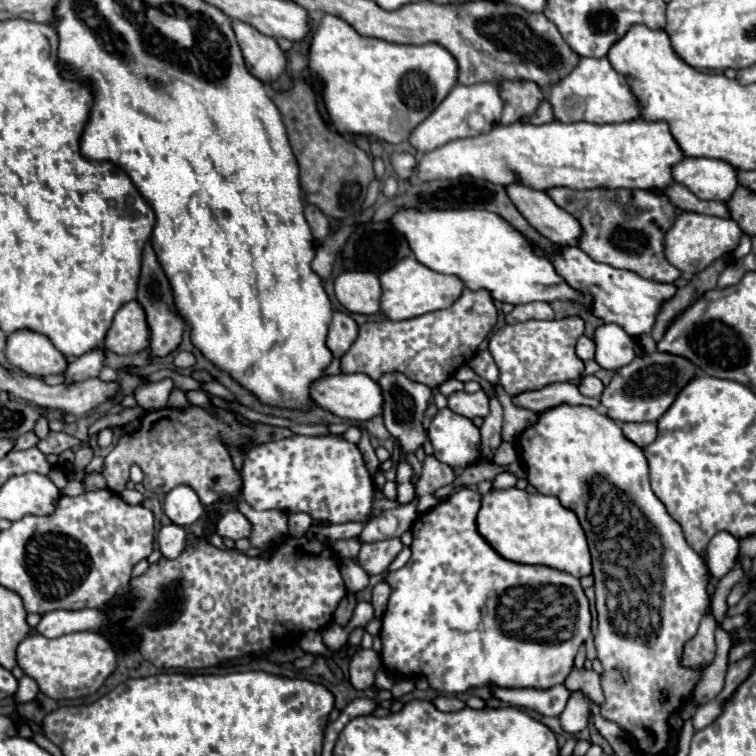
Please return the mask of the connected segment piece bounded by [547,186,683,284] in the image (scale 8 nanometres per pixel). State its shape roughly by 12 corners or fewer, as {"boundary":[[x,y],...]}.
{"boundary":[[651,190],[547,194],[595,262],[655,282],[681,272],[665,236],[683,214]]}

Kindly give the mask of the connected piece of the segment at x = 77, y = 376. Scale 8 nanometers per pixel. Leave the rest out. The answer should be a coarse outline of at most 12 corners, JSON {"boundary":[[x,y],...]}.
{"boundary":[[103,348],[69,364],[65,384],[93,378],[103,368]]}

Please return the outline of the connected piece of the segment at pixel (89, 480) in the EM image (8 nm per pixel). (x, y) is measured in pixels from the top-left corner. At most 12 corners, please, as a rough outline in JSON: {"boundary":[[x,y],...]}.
{"boundary":[[103,474],[85,476],[87,490],[105,490]]}

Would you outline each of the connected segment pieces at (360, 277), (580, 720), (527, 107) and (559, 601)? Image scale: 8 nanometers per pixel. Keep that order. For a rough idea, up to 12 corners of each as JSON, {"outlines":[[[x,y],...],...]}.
{"outlines":[[[343,272],[335,296],[357,314],[381,314],[381,284],[371,272]],[[575,690],[559,718],[565,732],[577,734],[589,720],[589,698]],[[505,82],[503,126],[533,114],[545,98],[533,82]],[[479,492],[387,572],[383,664],[455,694],[551,688],[591,634],[579,580],[501,558]]]}

